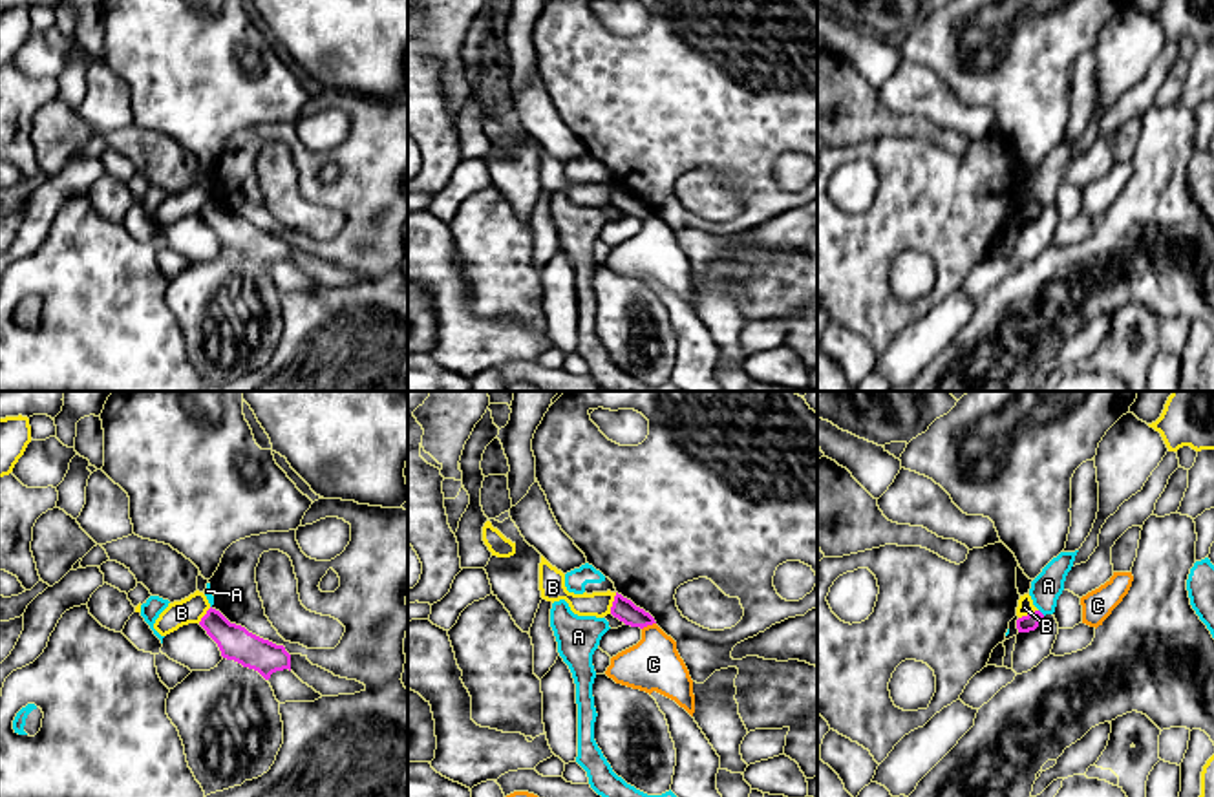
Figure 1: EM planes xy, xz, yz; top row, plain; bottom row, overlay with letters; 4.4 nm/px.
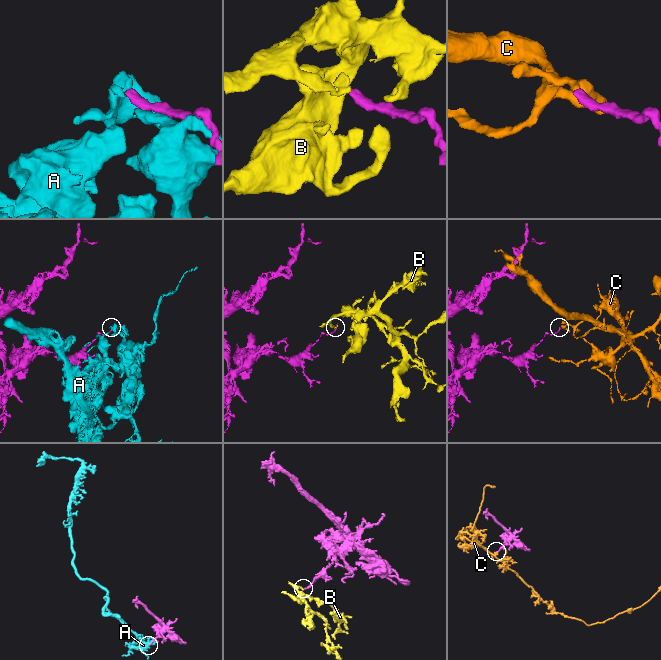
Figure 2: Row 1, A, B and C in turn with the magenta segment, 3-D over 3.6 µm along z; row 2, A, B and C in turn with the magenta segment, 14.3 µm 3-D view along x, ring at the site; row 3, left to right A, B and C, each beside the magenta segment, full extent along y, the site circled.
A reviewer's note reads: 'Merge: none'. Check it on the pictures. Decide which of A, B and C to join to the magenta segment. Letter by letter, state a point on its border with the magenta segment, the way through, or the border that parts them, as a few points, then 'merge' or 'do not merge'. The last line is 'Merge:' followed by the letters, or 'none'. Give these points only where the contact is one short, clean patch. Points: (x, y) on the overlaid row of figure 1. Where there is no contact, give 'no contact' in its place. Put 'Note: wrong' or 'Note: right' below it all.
A: meets magenta in yz at (1041, 613); do not merge
B: meets magenta in xz at (613, 604); border along xz (617, 593), (609, 613); do not merge
C: meets magenta in xz at (648, 624); border along xz (655, 622), (642, 629); do not merge
Merge: none
Note: right

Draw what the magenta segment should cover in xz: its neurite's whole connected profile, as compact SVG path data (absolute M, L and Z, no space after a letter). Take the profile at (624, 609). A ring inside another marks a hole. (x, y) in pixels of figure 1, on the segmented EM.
M616 592L611 614L631 627L647 627L656 623L655 618L644 609L636 607L631 600Z

